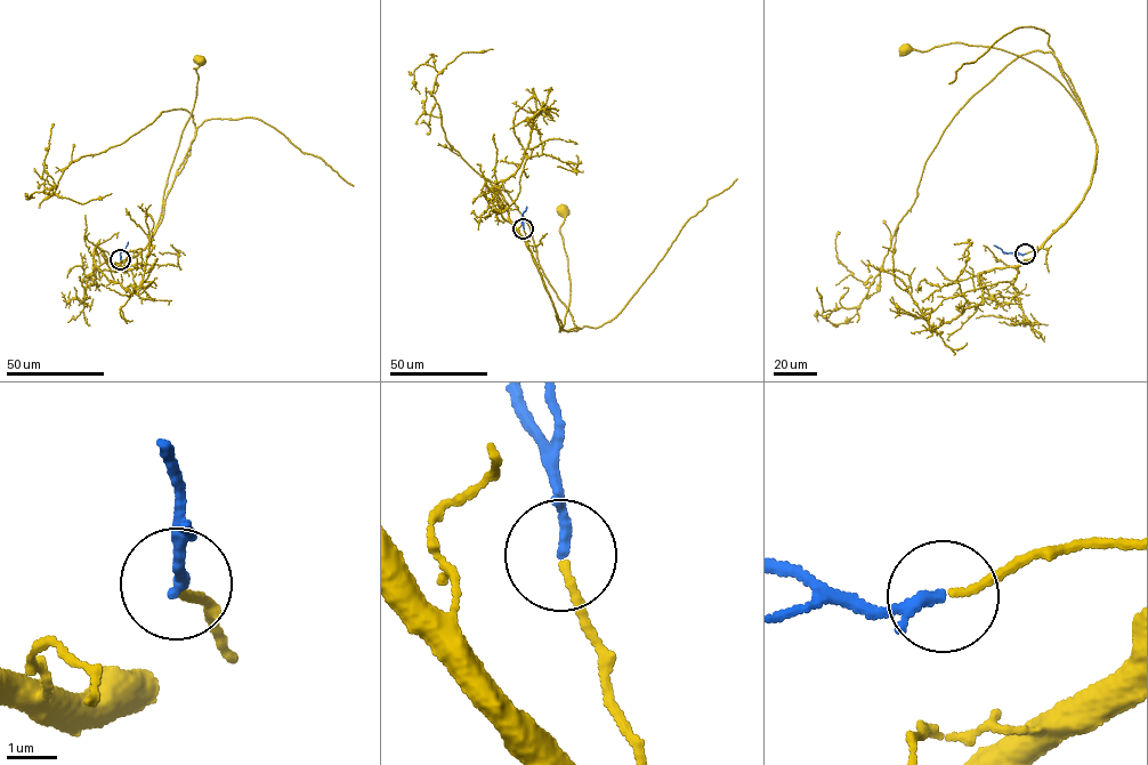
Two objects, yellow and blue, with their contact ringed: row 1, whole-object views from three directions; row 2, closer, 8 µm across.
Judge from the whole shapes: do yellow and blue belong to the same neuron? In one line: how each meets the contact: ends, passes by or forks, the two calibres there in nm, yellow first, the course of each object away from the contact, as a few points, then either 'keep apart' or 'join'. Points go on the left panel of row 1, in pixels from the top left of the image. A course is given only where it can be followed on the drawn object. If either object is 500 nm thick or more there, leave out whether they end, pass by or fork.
yellow ends; blue ends; calibres 130 and 220 nm; course yellow (120, 259), (122, 263), (145, 248), (154, 232), (169, 169), (194, 106), (199, 75), (194, 69), (201, 61); course blue (120, 259), (120, 252), (128, 242); join

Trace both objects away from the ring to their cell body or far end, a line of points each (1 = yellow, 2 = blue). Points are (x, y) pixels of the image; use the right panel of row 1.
1: (1025, 254), (1041, 247), (1090, 184), (1097, 147), (1081, 109), (1048, 72), (1010, 53), (955, 42), (906, 49)
2: (1025, 254), (1005, 252), (994, 244)

